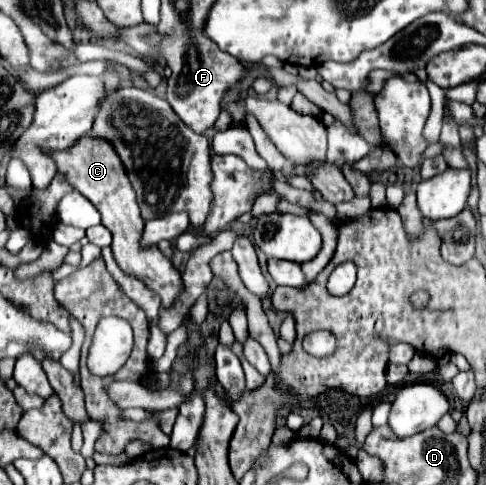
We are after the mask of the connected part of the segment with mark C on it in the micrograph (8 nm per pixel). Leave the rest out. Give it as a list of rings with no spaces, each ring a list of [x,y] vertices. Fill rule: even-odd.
[[[81,137],[75,145],[71,145],[65,151],[53,151],[49,153],[51,159],[57,165],[57,171],[73,185],[83,197],[87,197],[95,209],[101,213],[101,225],[105,225],[113,235],[113,257],[121,271],[129,277],[139,279],[147,289],[157,293],[161,297],[161,307],[171,309],[175,307],[177,297],[185,291],[181,273],[173,267],[173,263],[159,251],[157,245],[141,245],[143,237],[143,225],[139,205],[135,201],[135,191],[131,187],[131,181],[127,177],[125,165],[113,145],[107,139],[97,137]]]

